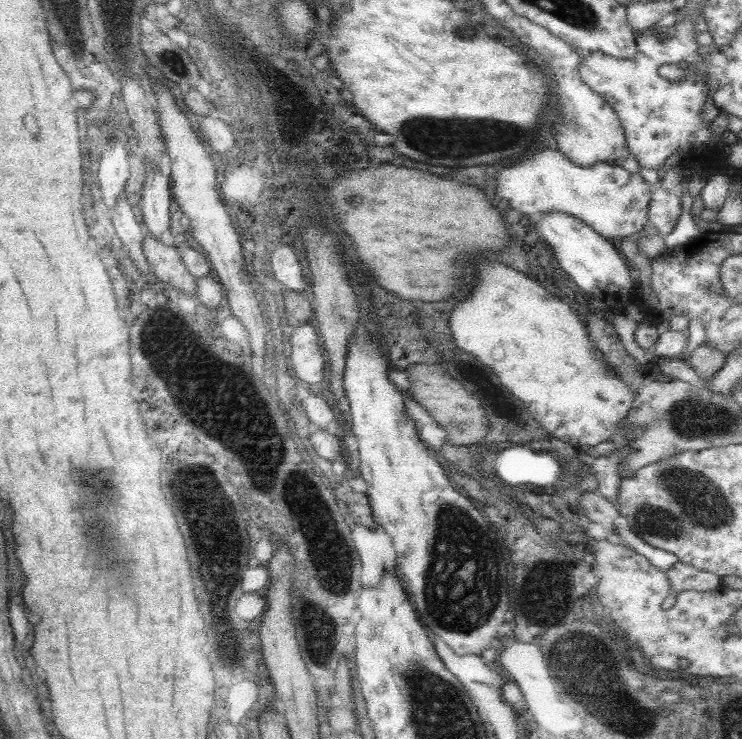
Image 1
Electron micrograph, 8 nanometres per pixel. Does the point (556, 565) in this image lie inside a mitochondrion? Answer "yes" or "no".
no

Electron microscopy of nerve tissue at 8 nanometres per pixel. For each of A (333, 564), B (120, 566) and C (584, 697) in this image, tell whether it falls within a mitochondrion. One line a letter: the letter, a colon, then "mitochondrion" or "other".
A: mitochondrion
B: mitochondrion
C: mitochondrion

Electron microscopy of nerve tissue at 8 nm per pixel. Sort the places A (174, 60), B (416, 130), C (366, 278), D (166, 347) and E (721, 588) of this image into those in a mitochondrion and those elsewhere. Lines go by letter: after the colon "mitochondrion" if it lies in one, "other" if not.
A: other
B: mitochondrion
C: other
D: mitochondrion
E: other

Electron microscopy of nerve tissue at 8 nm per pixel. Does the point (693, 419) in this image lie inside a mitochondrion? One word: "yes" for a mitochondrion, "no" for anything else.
yes

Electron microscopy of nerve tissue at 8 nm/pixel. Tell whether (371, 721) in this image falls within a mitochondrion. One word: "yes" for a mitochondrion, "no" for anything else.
no

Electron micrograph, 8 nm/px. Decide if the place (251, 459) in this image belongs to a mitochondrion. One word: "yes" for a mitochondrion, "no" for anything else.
yes

